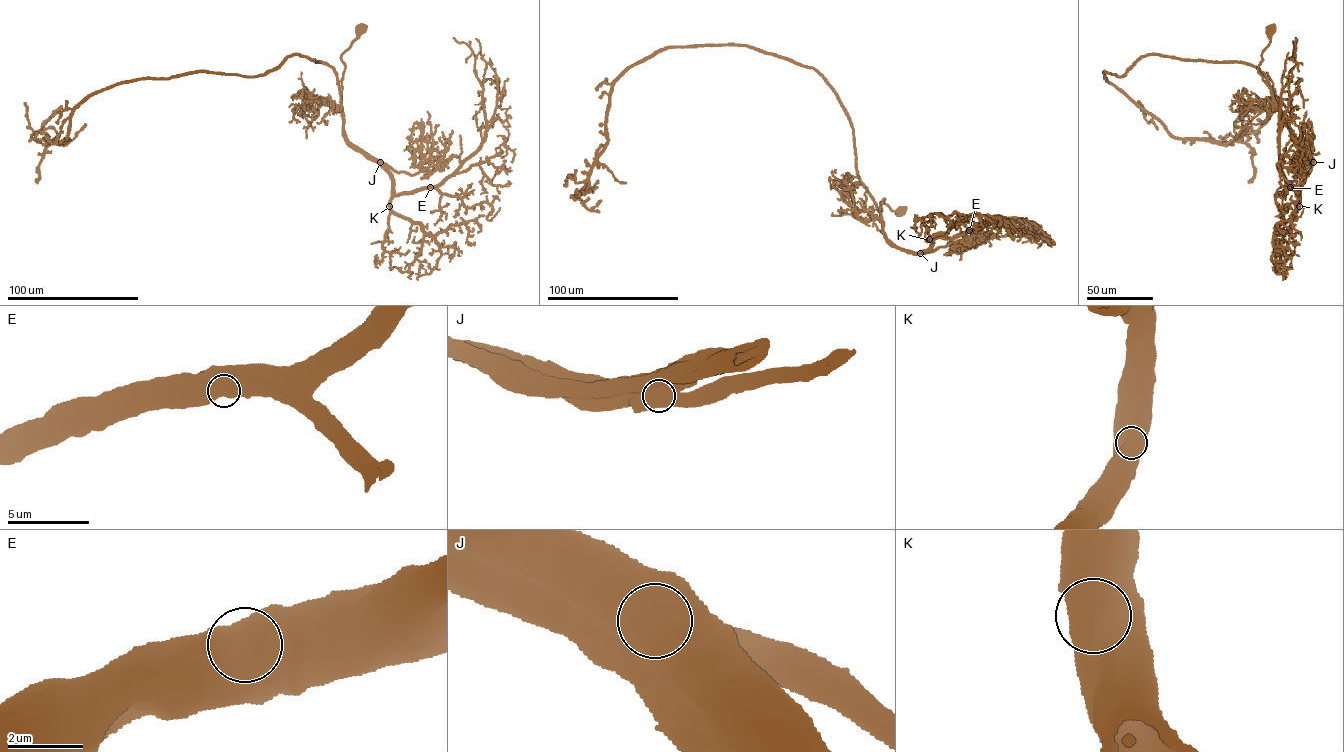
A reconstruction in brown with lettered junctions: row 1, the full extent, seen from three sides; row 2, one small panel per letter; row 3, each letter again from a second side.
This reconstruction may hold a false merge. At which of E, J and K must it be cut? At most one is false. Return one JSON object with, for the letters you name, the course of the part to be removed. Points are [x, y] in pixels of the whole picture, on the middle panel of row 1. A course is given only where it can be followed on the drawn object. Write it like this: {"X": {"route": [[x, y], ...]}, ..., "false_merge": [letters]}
{"J": {"route": [[919, 253], [970, 238], [949, 252], [959, 250]]}, "false_merge": ["J"]}

